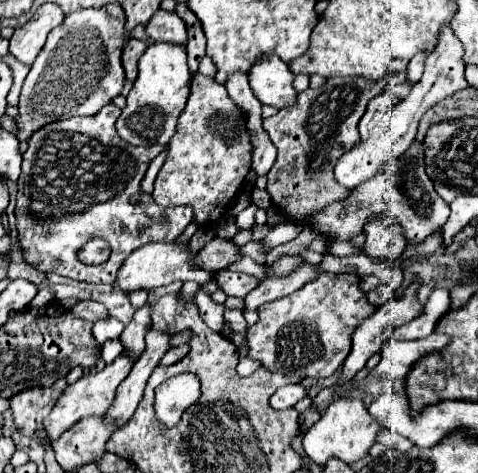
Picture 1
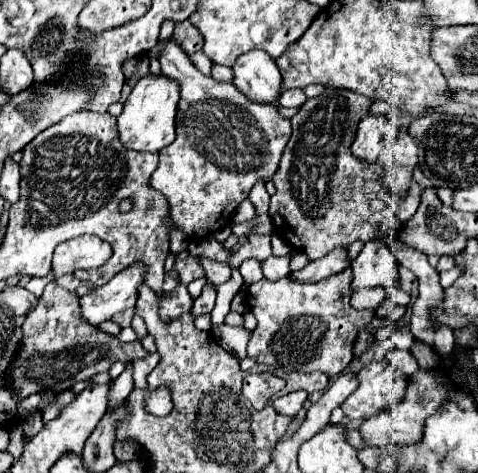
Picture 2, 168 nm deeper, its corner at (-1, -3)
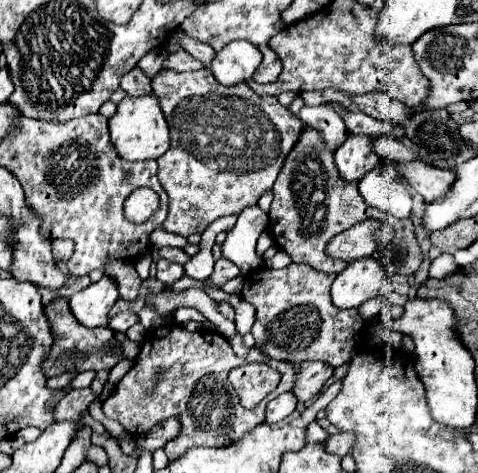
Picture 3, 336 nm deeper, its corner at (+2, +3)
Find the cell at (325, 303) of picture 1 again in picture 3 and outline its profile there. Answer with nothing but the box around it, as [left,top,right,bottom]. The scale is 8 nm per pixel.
[242,263,364,367]

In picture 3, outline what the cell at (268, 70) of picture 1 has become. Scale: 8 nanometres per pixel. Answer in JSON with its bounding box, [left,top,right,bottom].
[210,41,260,85]

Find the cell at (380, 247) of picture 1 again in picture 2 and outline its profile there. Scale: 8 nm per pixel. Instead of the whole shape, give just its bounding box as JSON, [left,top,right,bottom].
[351,239,399,289]

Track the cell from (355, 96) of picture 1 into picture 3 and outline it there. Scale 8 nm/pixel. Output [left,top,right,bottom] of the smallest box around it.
[268,127,422,275]

